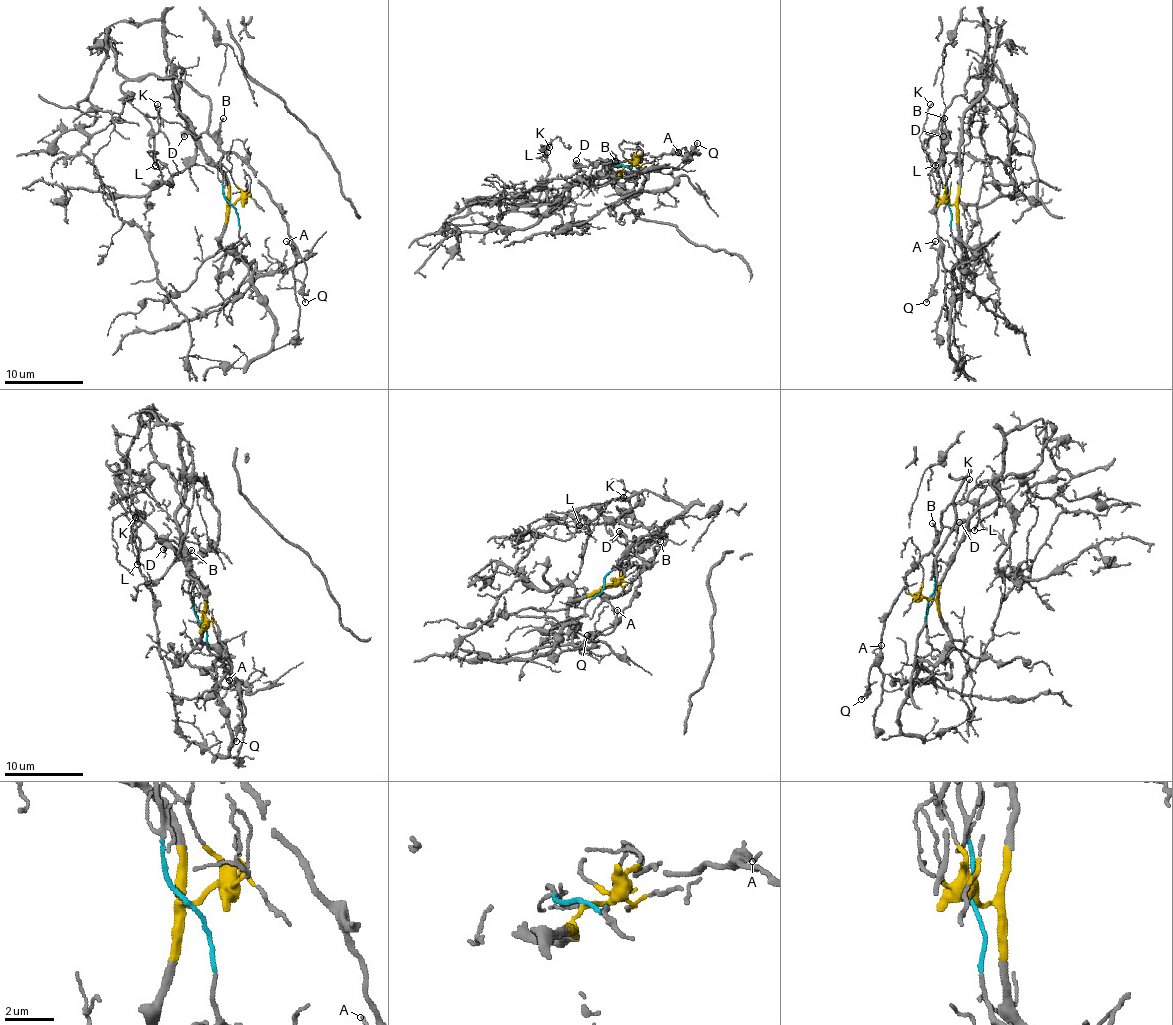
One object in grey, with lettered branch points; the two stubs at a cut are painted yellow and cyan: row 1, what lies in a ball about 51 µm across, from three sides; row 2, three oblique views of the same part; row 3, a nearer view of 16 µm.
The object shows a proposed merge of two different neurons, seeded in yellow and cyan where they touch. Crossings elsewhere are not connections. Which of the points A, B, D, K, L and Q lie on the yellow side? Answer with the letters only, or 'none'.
K, L

